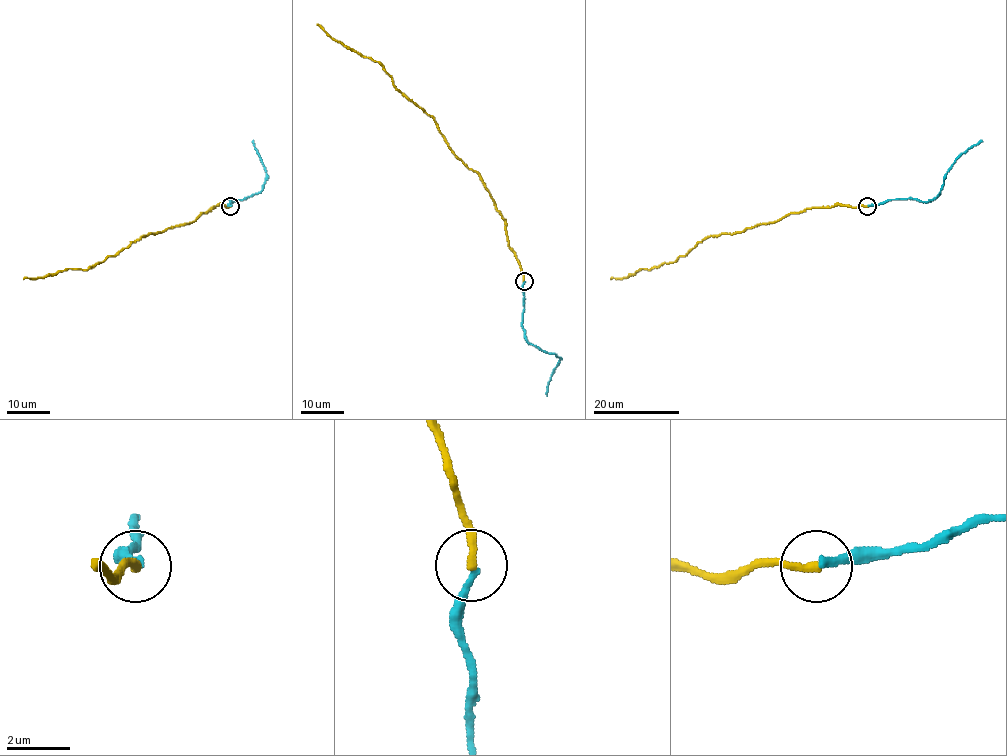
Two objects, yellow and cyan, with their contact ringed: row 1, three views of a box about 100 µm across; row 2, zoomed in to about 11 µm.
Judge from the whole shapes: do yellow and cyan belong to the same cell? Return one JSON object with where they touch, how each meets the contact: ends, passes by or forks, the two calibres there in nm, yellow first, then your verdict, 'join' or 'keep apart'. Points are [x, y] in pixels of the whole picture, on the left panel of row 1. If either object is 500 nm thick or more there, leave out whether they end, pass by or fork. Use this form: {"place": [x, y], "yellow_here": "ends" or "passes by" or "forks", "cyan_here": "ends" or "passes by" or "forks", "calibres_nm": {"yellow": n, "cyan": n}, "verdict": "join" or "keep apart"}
{"place": [230, 206], "yellow_here": "ends", "cyan_here": "ends", "calibres_nm": {"yellow": 280, "cyan": 240}, "verdict": "join"}

